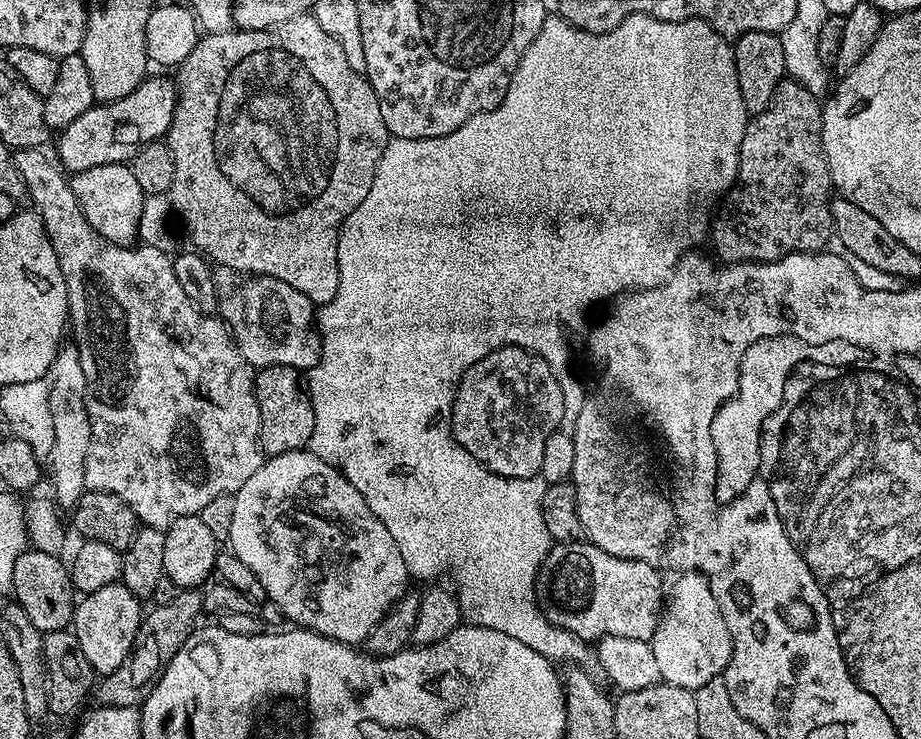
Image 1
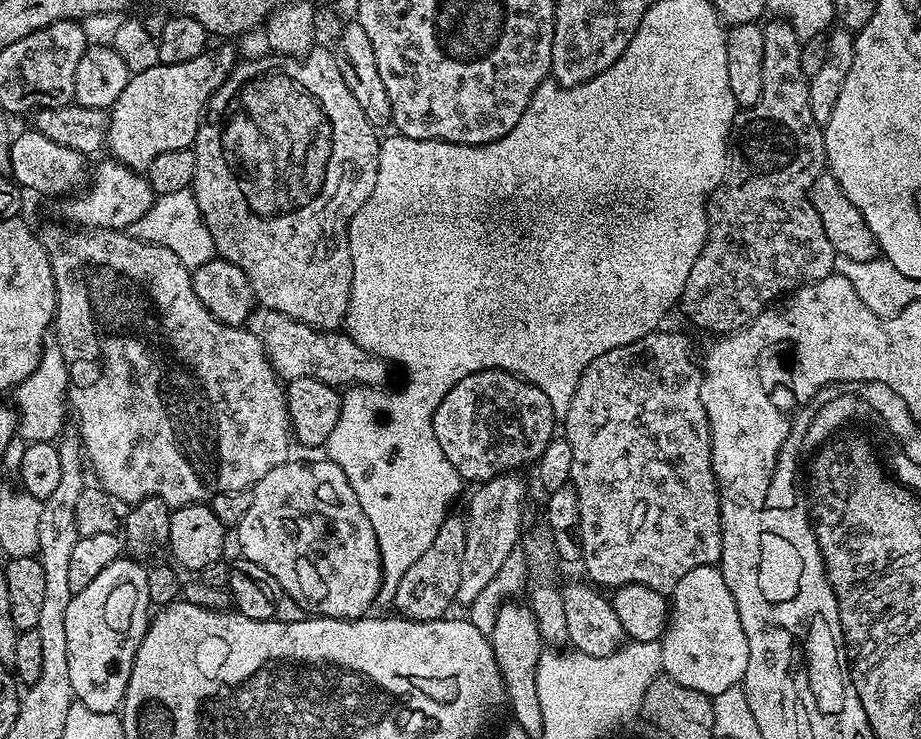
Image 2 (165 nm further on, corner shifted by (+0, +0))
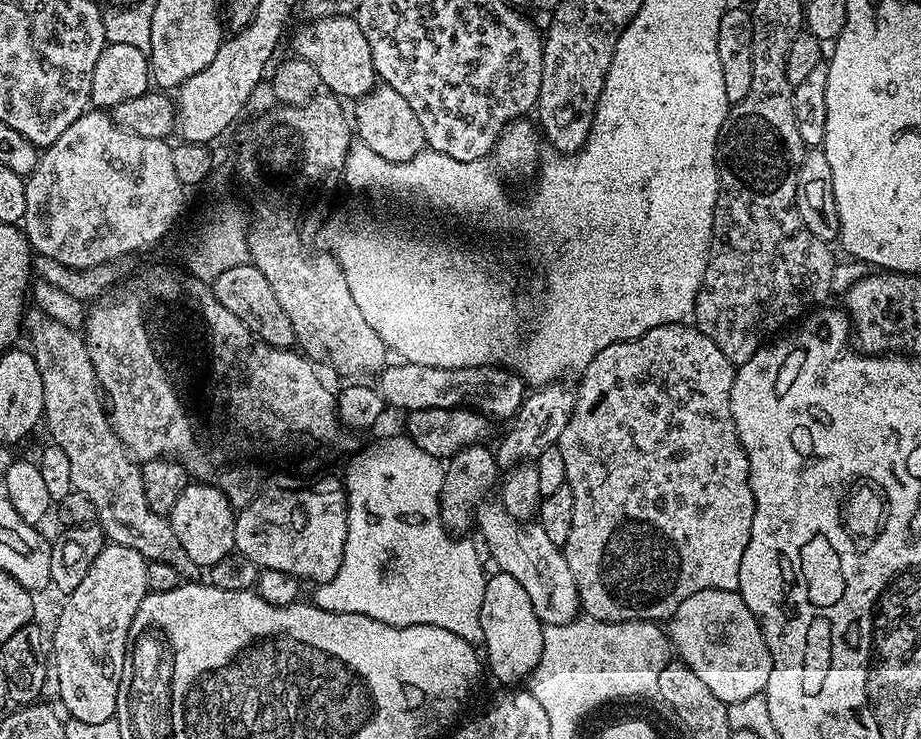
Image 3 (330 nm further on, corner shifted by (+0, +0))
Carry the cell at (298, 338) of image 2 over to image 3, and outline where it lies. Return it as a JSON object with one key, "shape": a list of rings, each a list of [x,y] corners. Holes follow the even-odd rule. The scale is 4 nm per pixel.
{"shape":[[[392,362],[380,369],[378,387],[385,405],[401,408],[404,414],[431,408],[472,408],[493,421],[511,421],[524,405],[526,385],[523,378],[508,368],[494,366],[418,366],[407,362]]]}

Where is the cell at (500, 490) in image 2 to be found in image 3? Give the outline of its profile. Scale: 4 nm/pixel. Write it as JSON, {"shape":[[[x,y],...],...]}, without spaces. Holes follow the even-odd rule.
{"shape":[[[564,382],[546,384],[525,395],[524,405],[511,421],[512,429],[501,438],[500,445],[495,445],[494,448],[496,463],[501,469],[511,470],[516,465],[534,462],[542,454],[542,450],[550,450],[559,445],[562,430],[566,430],[576,405],[576,393],[566,385]]]}

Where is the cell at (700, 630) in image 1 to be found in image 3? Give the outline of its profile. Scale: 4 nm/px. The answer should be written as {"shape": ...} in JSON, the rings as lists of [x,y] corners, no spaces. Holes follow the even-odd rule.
{"shape":[[[698,590],[678,606],[666,628],[675,655],[723,704],[743,702],[763,693],[772,659],[760,623],[739,591]]]}

